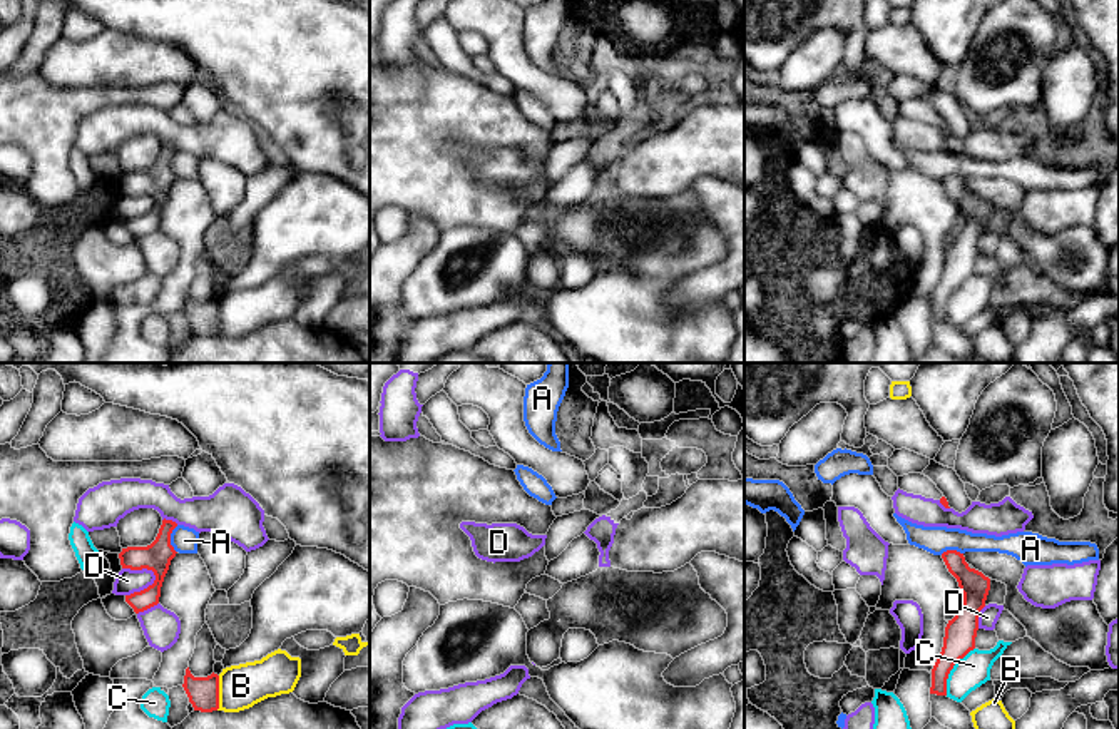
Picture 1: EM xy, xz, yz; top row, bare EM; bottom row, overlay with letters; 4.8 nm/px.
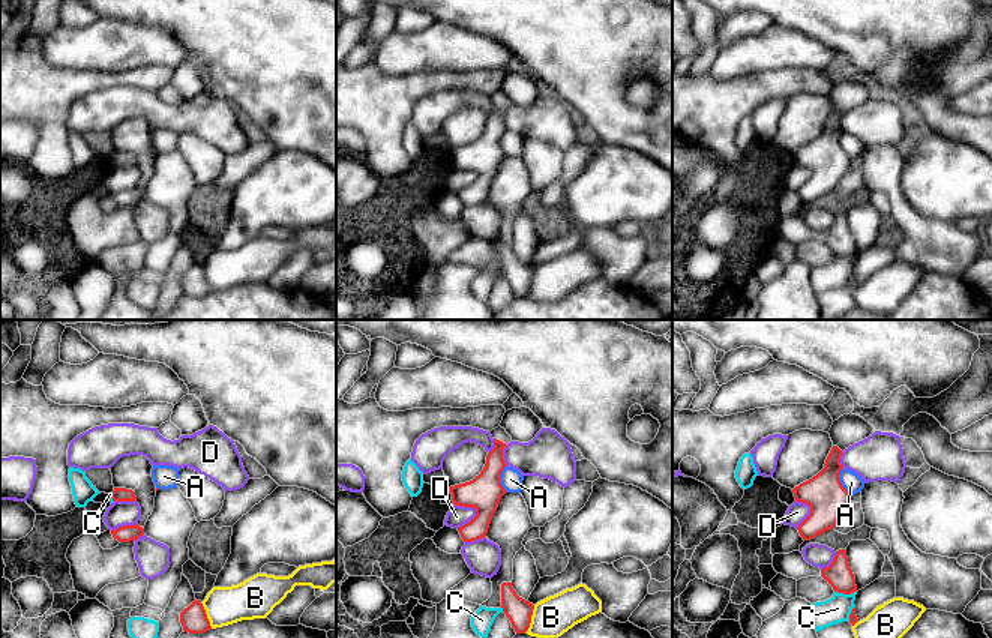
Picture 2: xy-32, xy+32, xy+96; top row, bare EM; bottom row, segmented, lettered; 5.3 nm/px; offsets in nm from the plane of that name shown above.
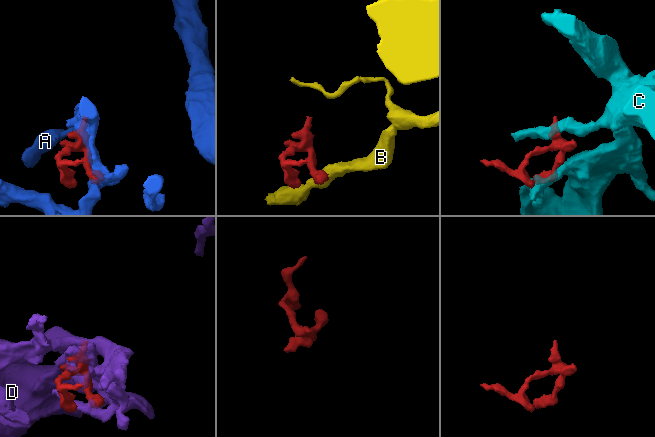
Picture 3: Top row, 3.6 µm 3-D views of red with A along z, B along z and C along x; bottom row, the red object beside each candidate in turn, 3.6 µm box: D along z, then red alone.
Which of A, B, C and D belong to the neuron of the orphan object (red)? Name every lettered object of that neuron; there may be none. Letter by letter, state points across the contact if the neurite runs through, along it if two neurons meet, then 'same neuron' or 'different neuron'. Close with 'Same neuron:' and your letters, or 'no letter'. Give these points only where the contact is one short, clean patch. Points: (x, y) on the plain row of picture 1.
A: different neuron
B: along xy (219, 301), (219, 331), (216, 335) | different neuron
C: different neuron
D: different neuron
Same neuron: no letter

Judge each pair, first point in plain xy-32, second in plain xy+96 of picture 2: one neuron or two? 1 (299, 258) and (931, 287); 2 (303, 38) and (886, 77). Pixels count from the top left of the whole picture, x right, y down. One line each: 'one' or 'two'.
1: two
2: two

